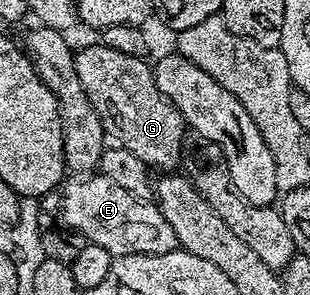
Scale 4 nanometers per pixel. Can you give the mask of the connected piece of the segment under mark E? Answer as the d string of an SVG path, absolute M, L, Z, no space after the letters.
M86 174L70 179L65 181L60 192L62 218L67 228L79 232L87 242L104 246L112 257L130 256L133 252L149 256L168 254L178 248L176 230L172 230L157 203L128 194L128 190L116 186L112 178L101 174Z

